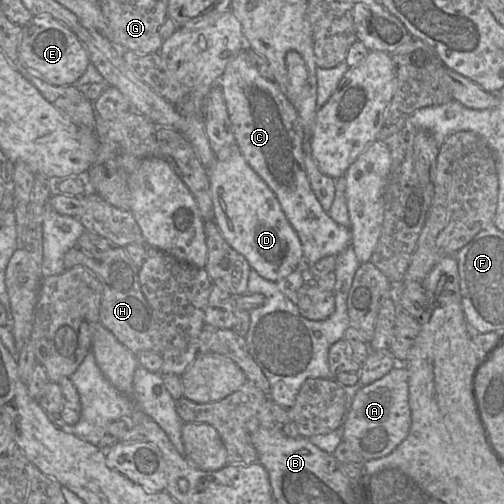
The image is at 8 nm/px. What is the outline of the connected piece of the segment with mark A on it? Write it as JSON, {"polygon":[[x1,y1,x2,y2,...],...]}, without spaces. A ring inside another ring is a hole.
{"polygon":[[399,363,385,376,361,387,356,393,344,421,343,440,368,461,393,452,408,436,410,427,409,373,406,365]]}

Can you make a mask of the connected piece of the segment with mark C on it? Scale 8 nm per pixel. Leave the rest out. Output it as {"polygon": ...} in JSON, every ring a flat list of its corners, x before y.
{"polygon":[[245,49,227,64,218,83,223,91,236,145,249,166,274,192,287,220,300,239,304,262,310,265,326,256,340,254,351,244,351,231,329,216,310,186,304,162,305,134,293,104,276,82,263,77,251,65]]}

